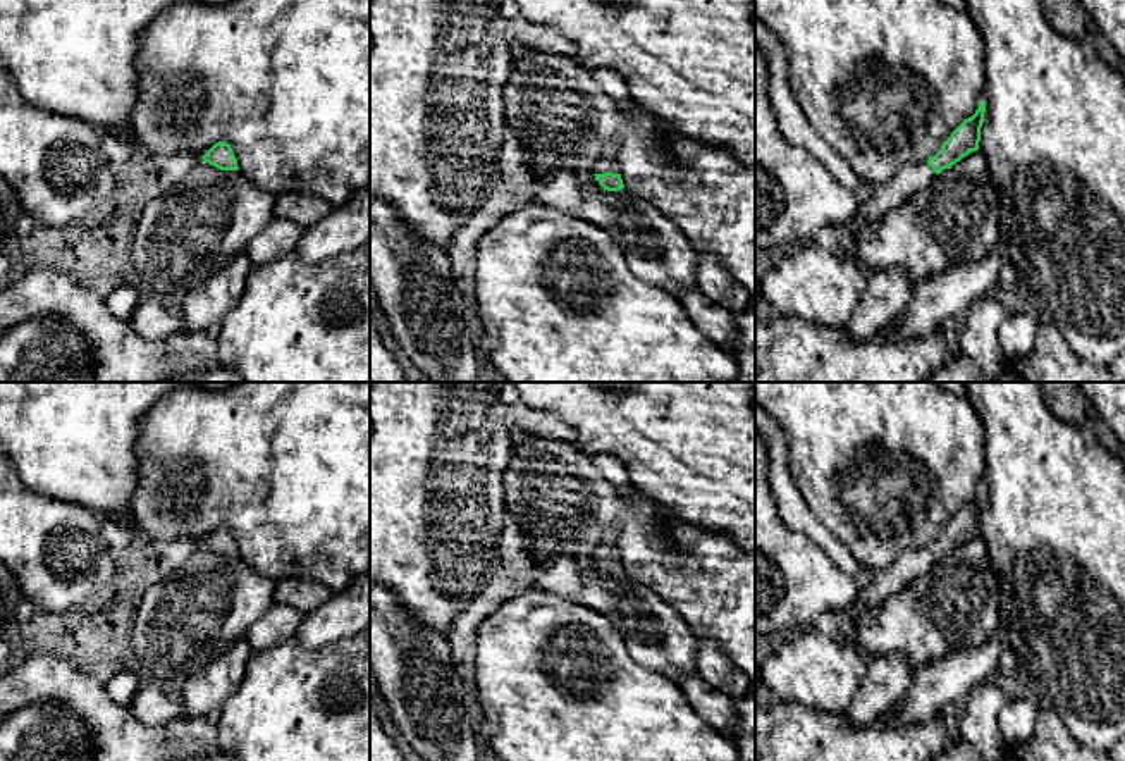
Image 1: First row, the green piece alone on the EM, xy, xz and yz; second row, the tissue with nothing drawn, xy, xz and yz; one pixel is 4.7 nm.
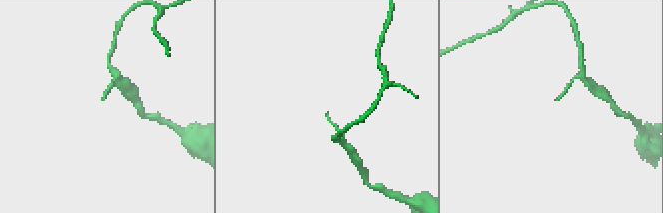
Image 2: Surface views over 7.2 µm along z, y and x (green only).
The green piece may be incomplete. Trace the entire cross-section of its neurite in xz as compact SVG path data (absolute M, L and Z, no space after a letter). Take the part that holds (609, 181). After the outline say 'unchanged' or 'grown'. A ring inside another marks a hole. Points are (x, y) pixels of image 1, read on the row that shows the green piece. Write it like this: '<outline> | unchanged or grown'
M606 143L602 146L602 152L593 169L593 176L599 184L607 191L619 191L624 188L616 160L616 146L612 143Z | grown

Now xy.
M215 143L205 155L203 160L220 170L237 170L237 160L229 143Z | unchanged

